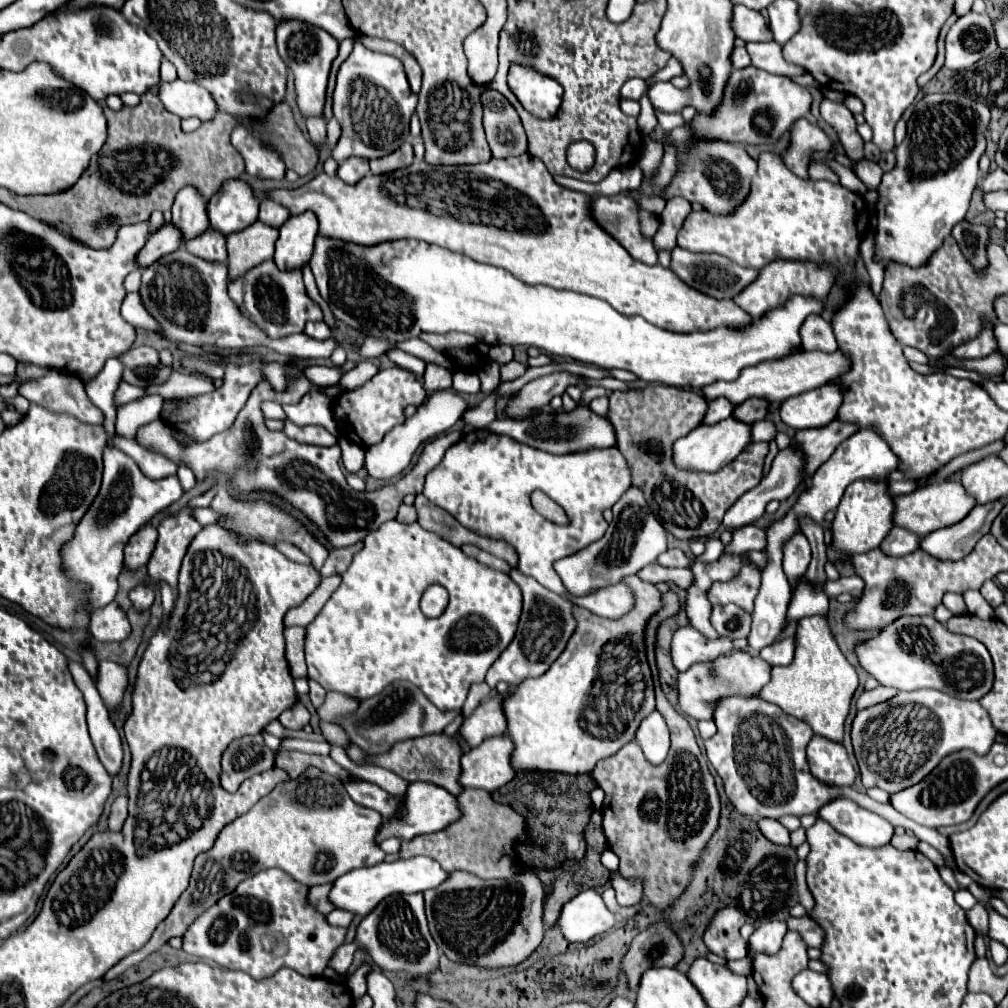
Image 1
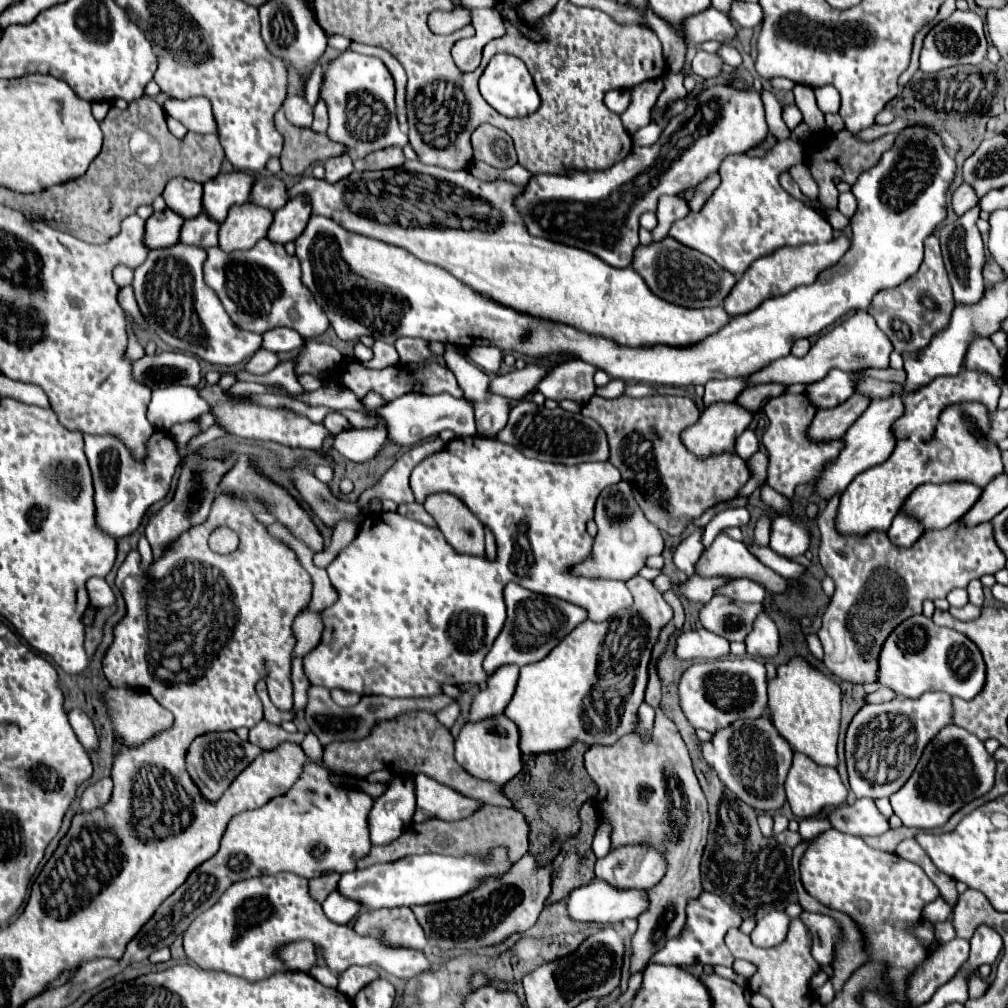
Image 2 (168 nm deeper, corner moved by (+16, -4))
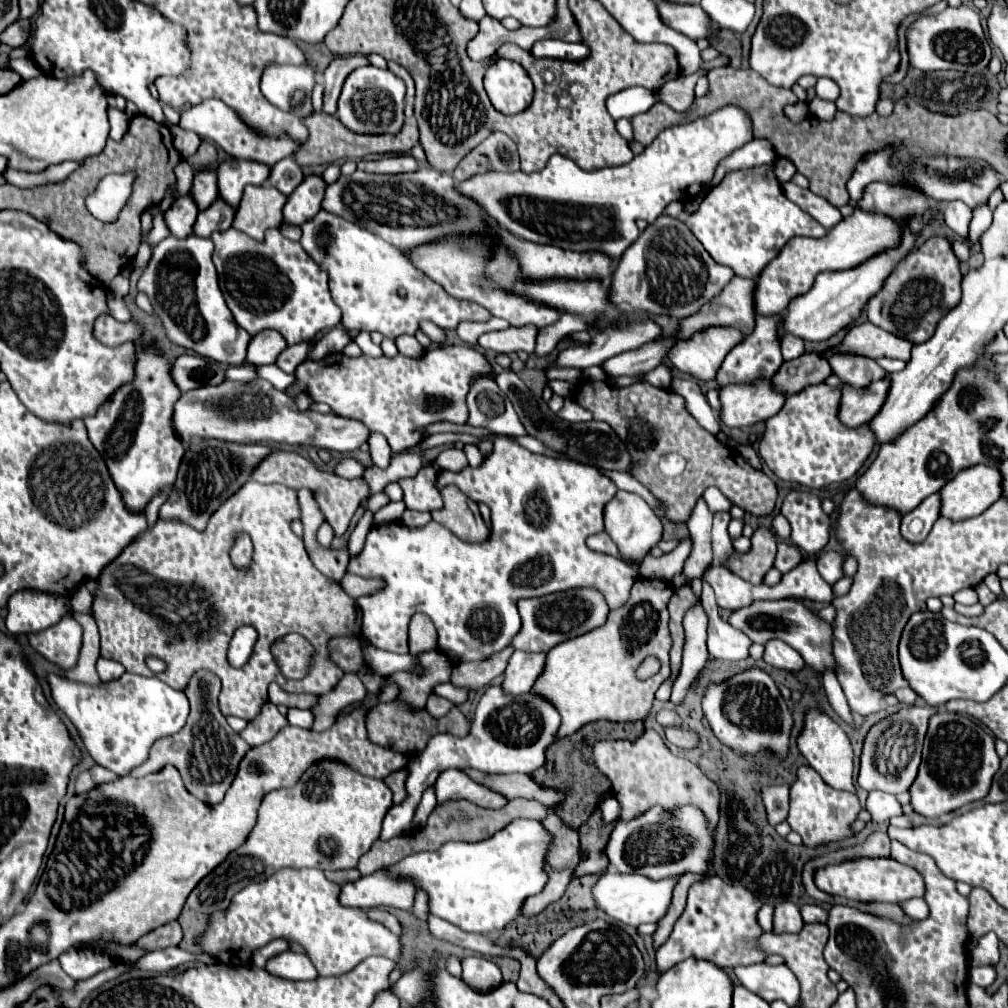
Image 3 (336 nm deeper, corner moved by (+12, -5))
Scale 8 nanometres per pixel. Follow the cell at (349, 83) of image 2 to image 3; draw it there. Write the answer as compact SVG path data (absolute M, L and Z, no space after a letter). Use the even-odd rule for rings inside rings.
M372 64L356 68L344 82L336 116L356 134L398 134L404 126L404 92L406 86L402 78L394 76L390 70Z

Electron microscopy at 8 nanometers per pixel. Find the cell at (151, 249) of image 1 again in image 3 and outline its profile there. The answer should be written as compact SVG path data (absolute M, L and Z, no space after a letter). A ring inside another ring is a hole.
M182 196L182 198L176 198L172 202L172 206L166 210L164 222L166 222L172 236L188 238L192 234L192 226L194 226L196 216L198 216L198 208L192 202L192 198Z

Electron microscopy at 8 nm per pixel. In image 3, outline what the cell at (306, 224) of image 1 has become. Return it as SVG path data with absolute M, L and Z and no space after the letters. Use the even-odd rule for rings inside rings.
M308 176L304 182L288 196L284 204L284 222L302 226L310 218L320 212L322 196L324 196L324 180L320 176Z

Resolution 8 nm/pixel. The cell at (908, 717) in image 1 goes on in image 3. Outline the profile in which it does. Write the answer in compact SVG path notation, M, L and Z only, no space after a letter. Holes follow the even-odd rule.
M926 704L904 706L898 712L874 724L864 738L862 758L860 758L862 772L858 774L858 786L868 792L872 790L882 790L888 794L906 792L918 774L922 742L928 730L928 718L932 718L932 714L938 714L938 710L940 708L926 706Z

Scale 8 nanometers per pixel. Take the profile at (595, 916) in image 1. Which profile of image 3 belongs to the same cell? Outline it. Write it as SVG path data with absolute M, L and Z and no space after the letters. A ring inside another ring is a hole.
M606 872L592 886L592 898L596 902L596 908L606 912L610 918L622 924L628 924L628 926L640 926L644 922L658 922L666 914L670 906L674 884L676 884L676 878L664 878L656 882L640 874Z

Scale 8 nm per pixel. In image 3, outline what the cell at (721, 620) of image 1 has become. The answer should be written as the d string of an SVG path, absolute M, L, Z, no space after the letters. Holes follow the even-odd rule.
M760 600L752 602L752 606L744 606L740 610L734 610L728 616L730 626L736 626L742 630L752 642L764 644L772 638L780 638L786 644L790 644L794 650L800 652L806 664L810 664L814 670L820 674L824 668L834 668L834 658L832 658L832 626L820 620L816 614L812 614L800 600Z

